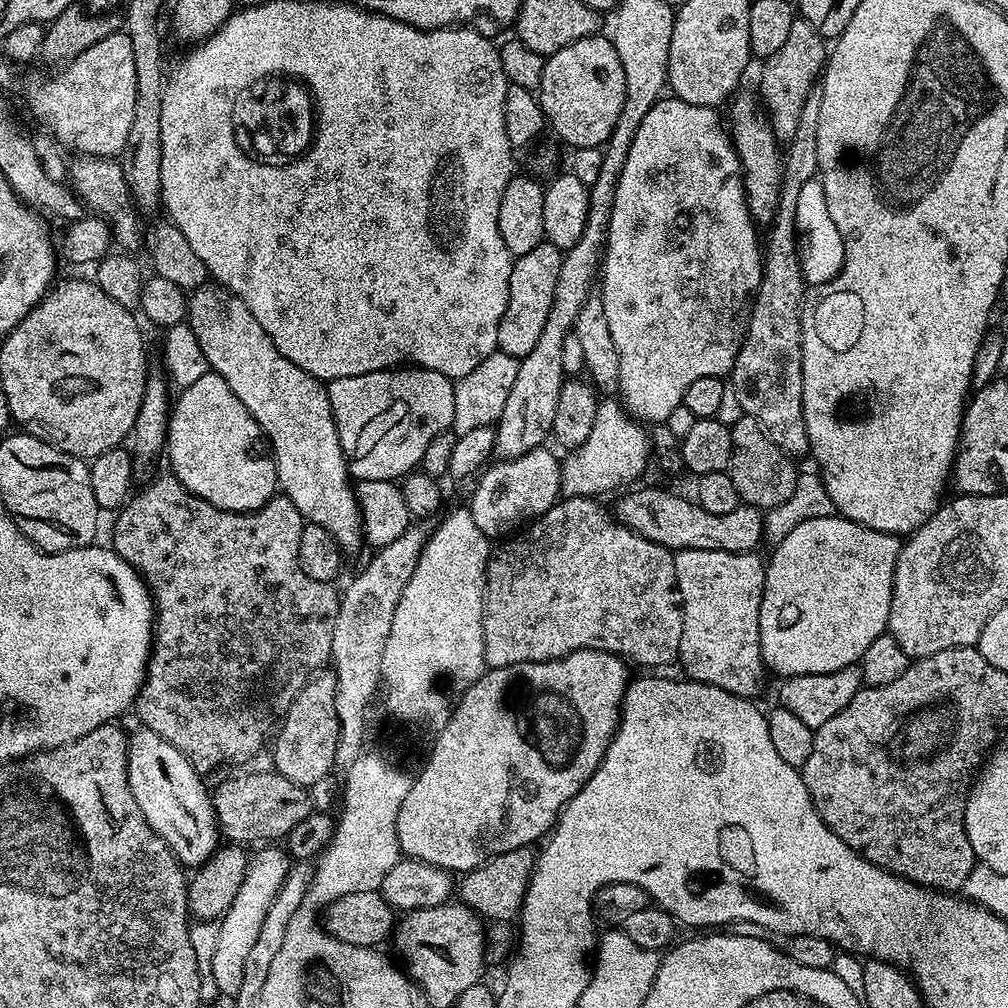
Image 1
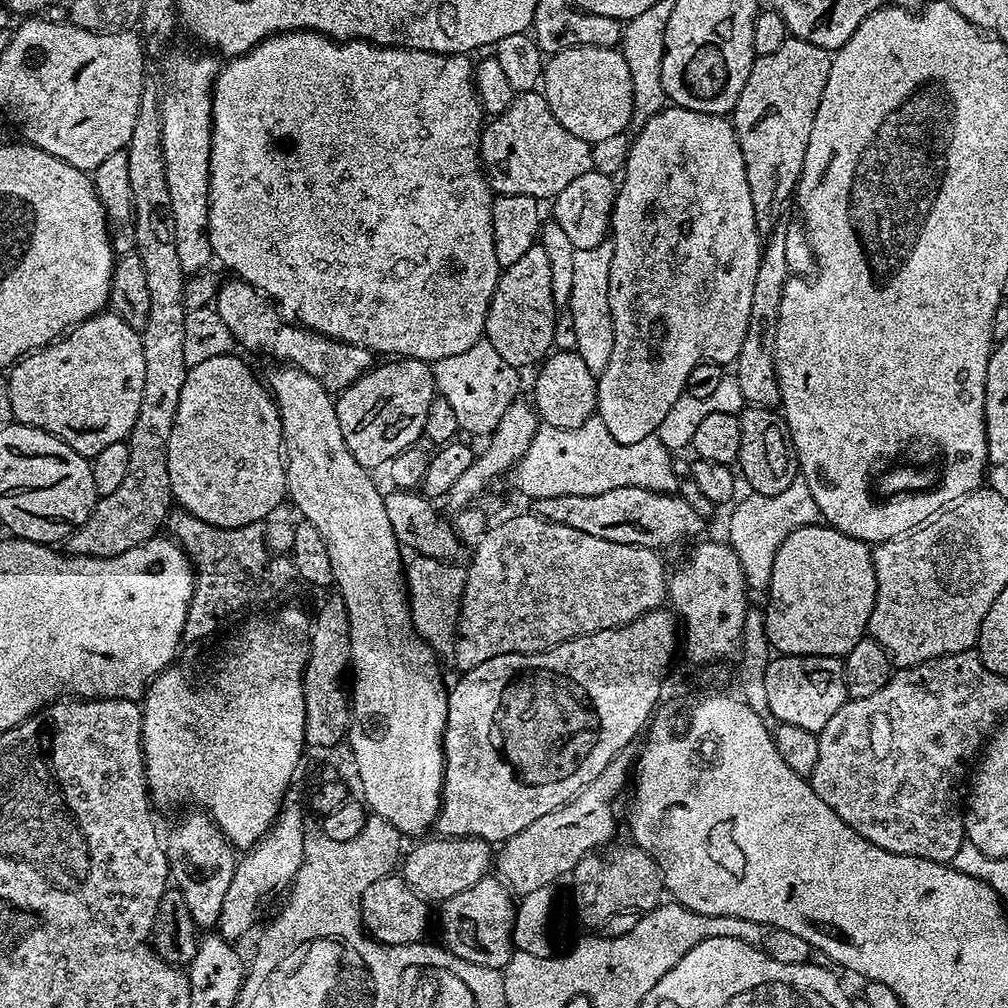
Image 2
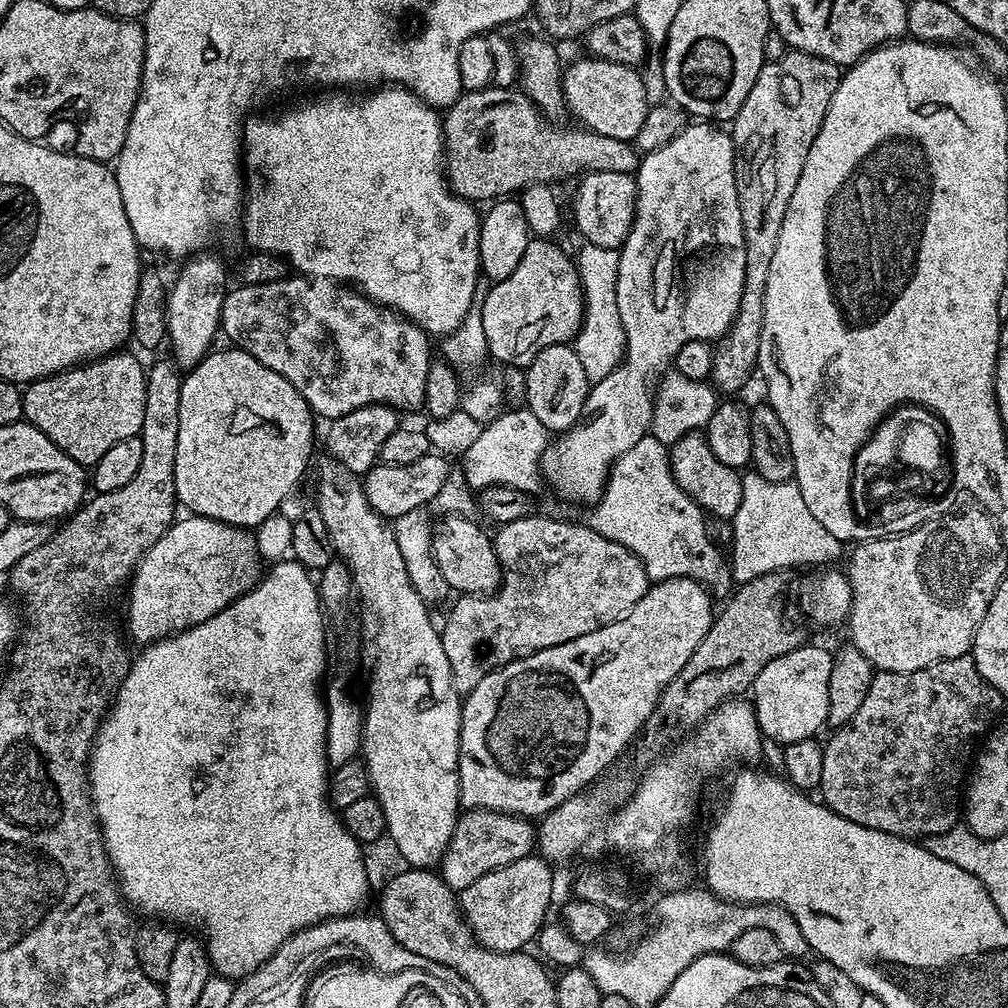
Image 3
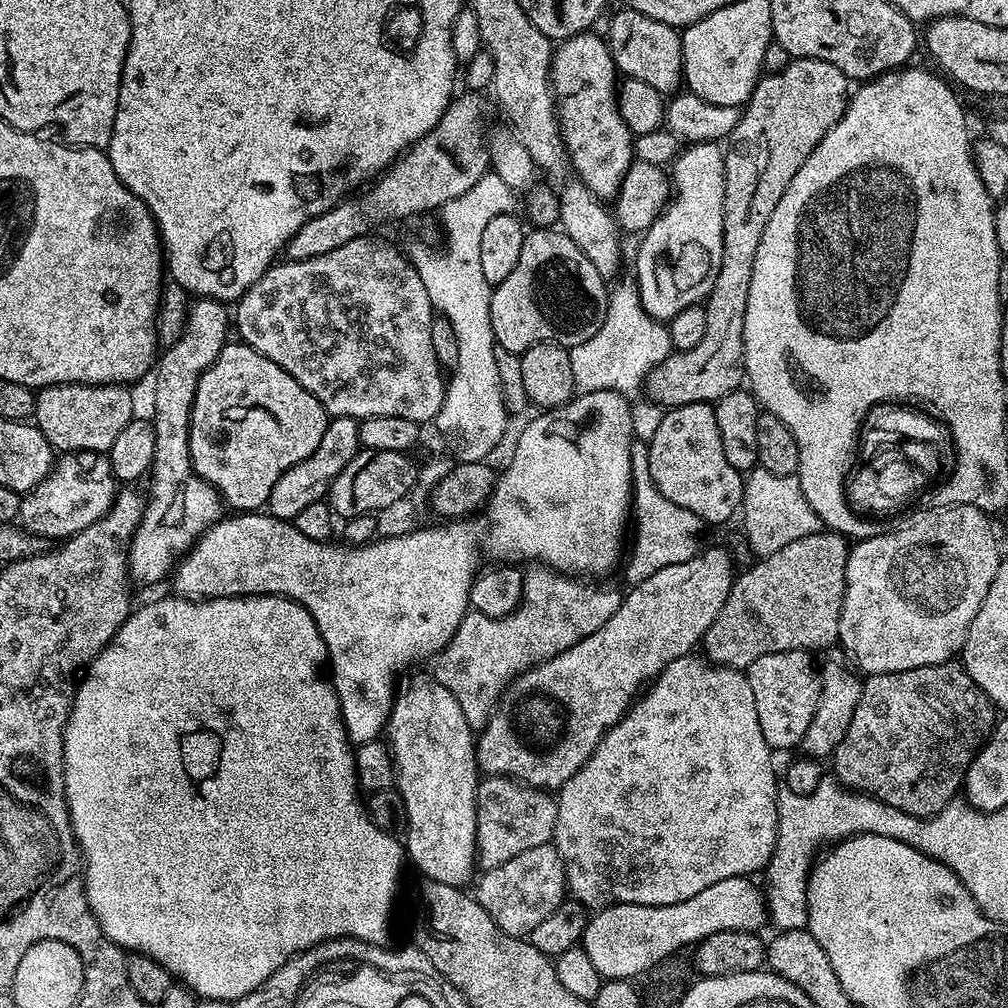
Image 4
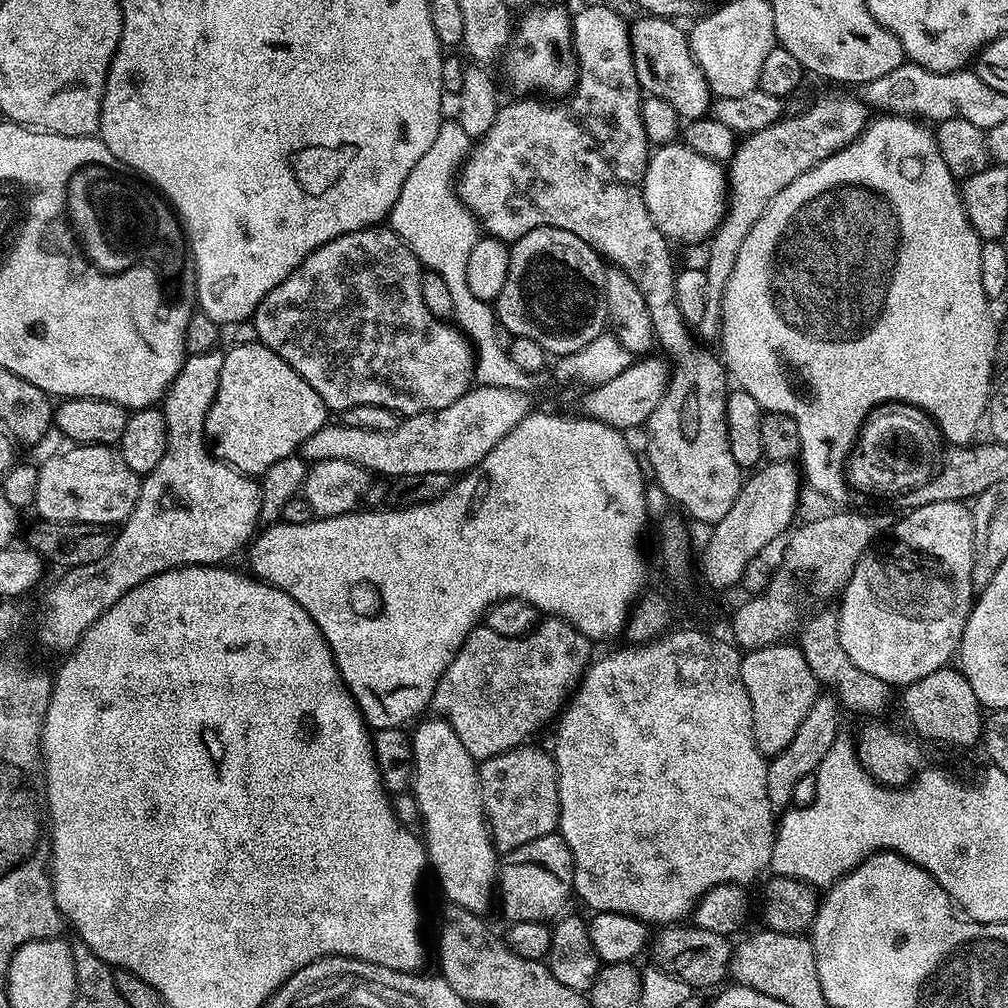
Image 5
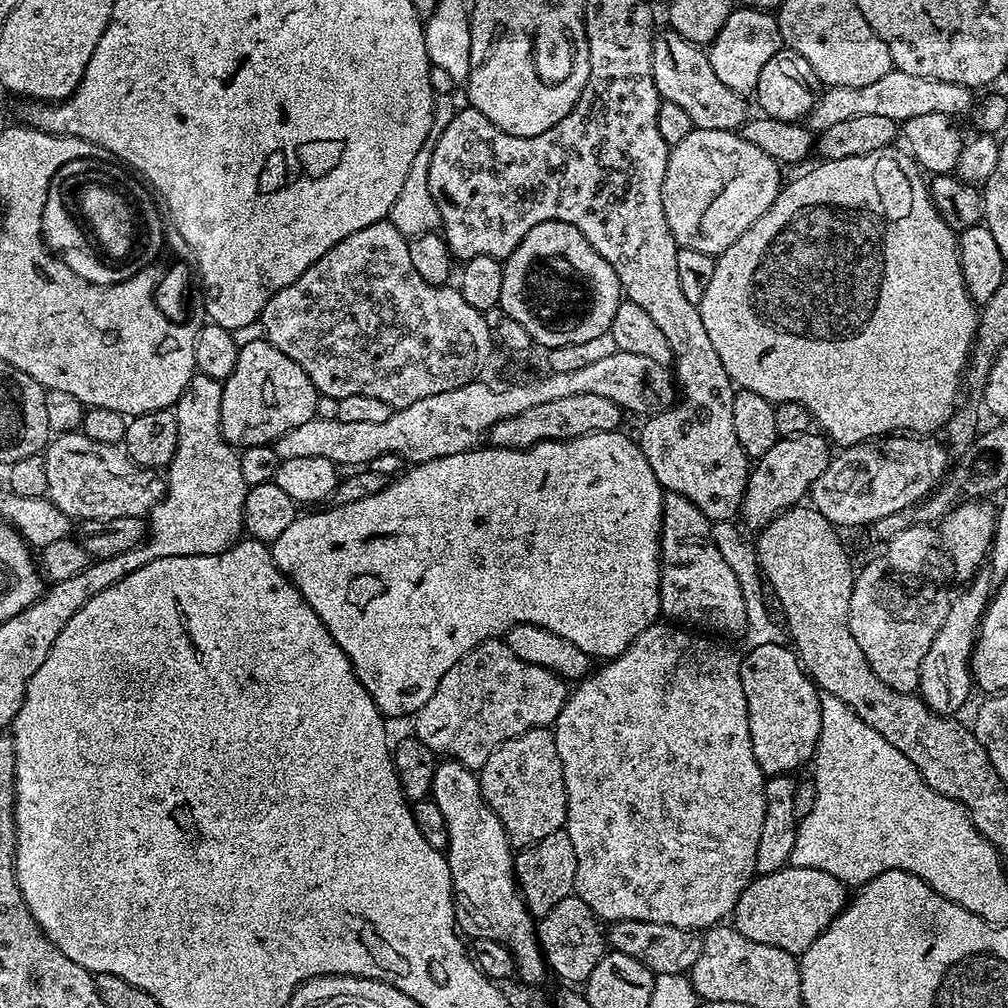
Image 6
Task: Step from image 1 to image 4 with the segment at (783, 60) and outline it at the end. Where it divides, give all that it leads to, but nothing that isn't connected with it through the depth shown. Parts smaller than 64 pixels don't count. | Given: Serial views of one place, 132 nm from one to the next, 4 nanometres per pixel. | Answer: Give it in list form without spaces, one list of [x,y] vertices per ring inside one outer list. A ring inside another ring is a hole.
[[[789,59],[786,70],[761,75],[756,89],[747,104],[743,105],[738,126],[726,141],[724,152],[724,241],[722,242],[722,266],[703,305],[706,314],[706,334],[694,350],[673,351],[646,379],[646,395],[649,401],[665,409],[687,404],[712,404],[730,394],[745,383],[744,375],[744,322],[746,320],[746,294],[750,290],[750,274],[754,274],[754,254],[758,254],[758,242],[762,242],[762,230],[774,214],[790,178],[798,174],[802,162],[810,158],[814,146],[842,118],[850,99],[850,81],[830,62],[821,60]]]

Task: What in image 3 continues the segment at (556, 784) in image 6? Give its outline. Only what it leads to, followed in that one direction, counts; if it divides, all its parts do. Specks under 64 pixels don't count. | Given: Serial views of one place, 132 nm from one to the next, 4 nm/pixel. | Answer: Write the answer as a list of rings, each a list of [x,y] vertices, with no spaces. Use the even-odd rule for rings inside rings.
[[[469,808],[461,811],[456,818],[454,834],[450,846],[446,846],[444,857],[438,865],[438,875],[444,879],[455,893],[466,890],[473,882],[478,882],[482,874],[510,866],[518,858],[526,858],[534,852],[534,828],[525,817],[511,816],[505,812],[491,812],[485,808]]]

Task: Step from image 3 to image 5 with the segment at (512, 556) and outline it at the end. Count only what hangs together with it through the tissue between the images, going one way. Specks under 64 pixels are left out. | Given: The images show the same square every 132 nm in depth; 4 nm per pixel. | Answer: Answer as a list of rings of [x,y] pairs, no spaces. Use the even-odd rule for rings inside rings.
[[[564,618],[541,619],[531,632],[525,632],[521,637],[498,634],[487,626],[477,626],[442,674],[432,695],[431,711],[436,711],[433,713],[451,726],[454,734],[462,738],[462,746],[466,746],[466,750],[470,750],[478,762],[509,752],[511,748],[521,747],[527,741],[524,740],[527,736],[565,707],[566,701],[575,693],[584,679],[584,673],[588,671],[594,656],[592,648],[593,641]]]

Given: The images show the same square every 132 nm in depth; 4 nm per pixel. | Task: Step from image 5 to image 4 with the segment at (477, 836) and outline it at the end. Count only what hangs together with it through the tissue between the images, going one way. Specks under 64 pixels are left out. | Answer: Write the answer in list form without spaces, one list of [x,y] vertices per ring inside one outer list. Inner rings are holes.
[[[413,671],[413,676],[405,675],[399,681],[398,687],[394,693],[392,702],[392,712],[388,716],[386,725],[386,743],[391,751],[391,759],[395,769],[394,787],[399,792],[402,802],[406,804],[406,818],[408,826],[406,829],[406,856],[416,868],[420,868],[420,876],[433,880],[434,882],[446,882],[446,886],[454,886],[455,888],[464,888],[471,885],[472,871],[477,871],[476,862],[476,786],[478,783],[478,769],[476,767],[476,742],[474,739],[474,730],[466,722],[466,714],[462,714],[462,706],[458,706],[458,698],[454,698],[454,694],[450,694],[450,690],[446,690],[446,686],[442,686],[442,682],[436,680],[435,675],[424,672]]]

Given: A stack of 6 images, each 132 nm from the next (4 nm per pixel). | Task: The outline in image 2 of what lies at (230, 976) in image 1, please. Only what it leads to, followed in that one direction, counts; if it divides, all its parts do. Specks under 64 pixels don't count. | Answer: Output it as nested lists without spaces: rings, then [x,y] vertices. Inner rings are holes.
[[[286,798],[280,804],[280,813],[275,823],[263,839],[237,859],[234,878],[226,890],[217,924],[217,929],[225,940],[236,942],[236,939],[242,937],[253,926],[262,900],[276,890],[287,889],[295,879],[304,860],[304,838],[307,831],[304,812],[307,813],[308,808],[305,803],[302,804]]]

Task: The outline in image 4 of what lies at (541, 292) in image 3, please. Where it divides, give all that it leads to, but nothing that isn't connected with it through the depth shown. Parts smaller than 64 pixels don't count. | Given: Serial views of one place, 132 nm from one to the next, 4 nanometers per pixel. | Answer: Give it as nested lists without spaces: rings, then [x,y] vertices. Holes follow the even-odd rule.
[[[549,226],[536,228],[525,235],[522,242],[522,254],[518,254],[518,263],[510,270],[506,282],[495,285],[490,302],[490,326],[494,330],[494,338],[501,349],[522,354],[535,344],[561,344],[572,349],[579,343],[586,342],[598,333],[606,318],[609,285],[594,270],[594,262],[574,246],[574,242],[562,230]]]

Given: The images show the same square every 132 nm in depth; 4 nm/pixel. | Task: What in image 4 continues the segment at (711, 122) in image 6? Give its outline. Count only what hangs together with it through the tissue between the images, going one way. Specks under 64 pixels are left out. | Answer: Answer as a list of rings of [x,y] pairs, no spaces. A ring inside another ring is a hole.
[[[621,7],[619,11],[611,14],[606,35],[617,73],[623,74],[629,80],[646,82],[646,86],[654,86],[654,90],[661,94],[675,93],[684,79],[681,33],[666,26],[666,22],[654,22],[654,18],[638,14],[638,10],[633,8]]]

